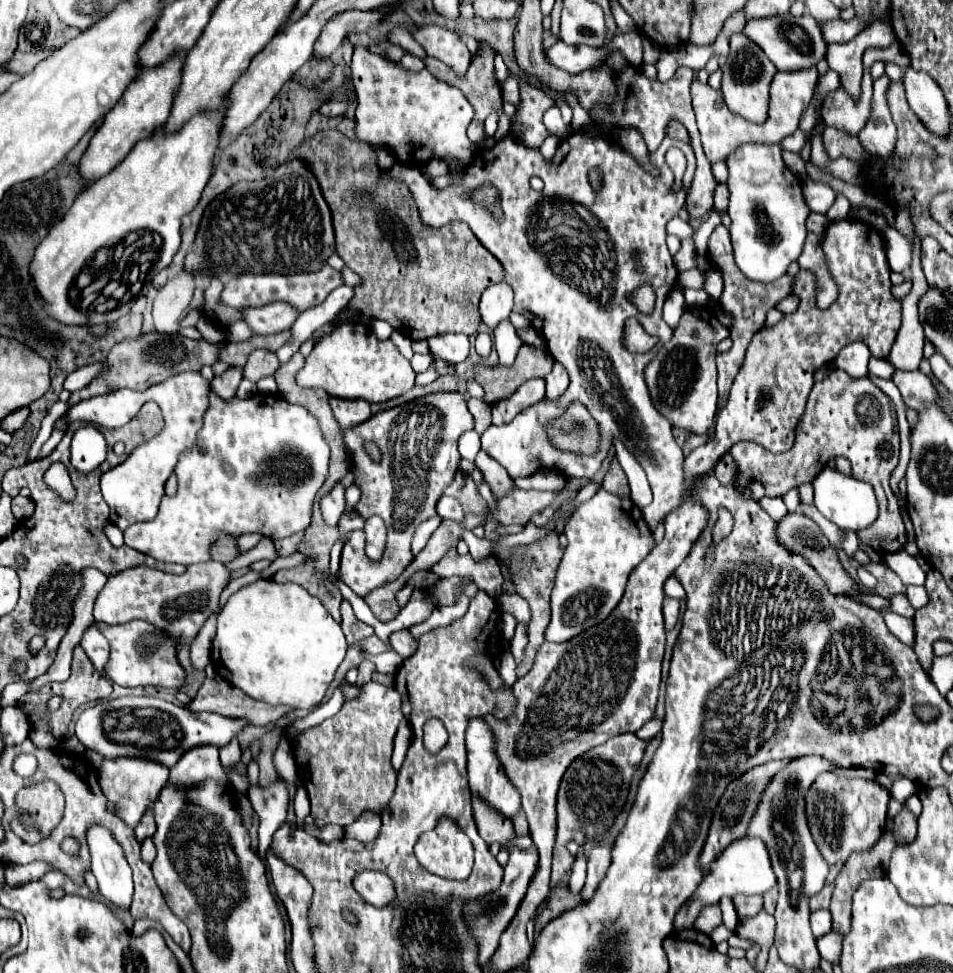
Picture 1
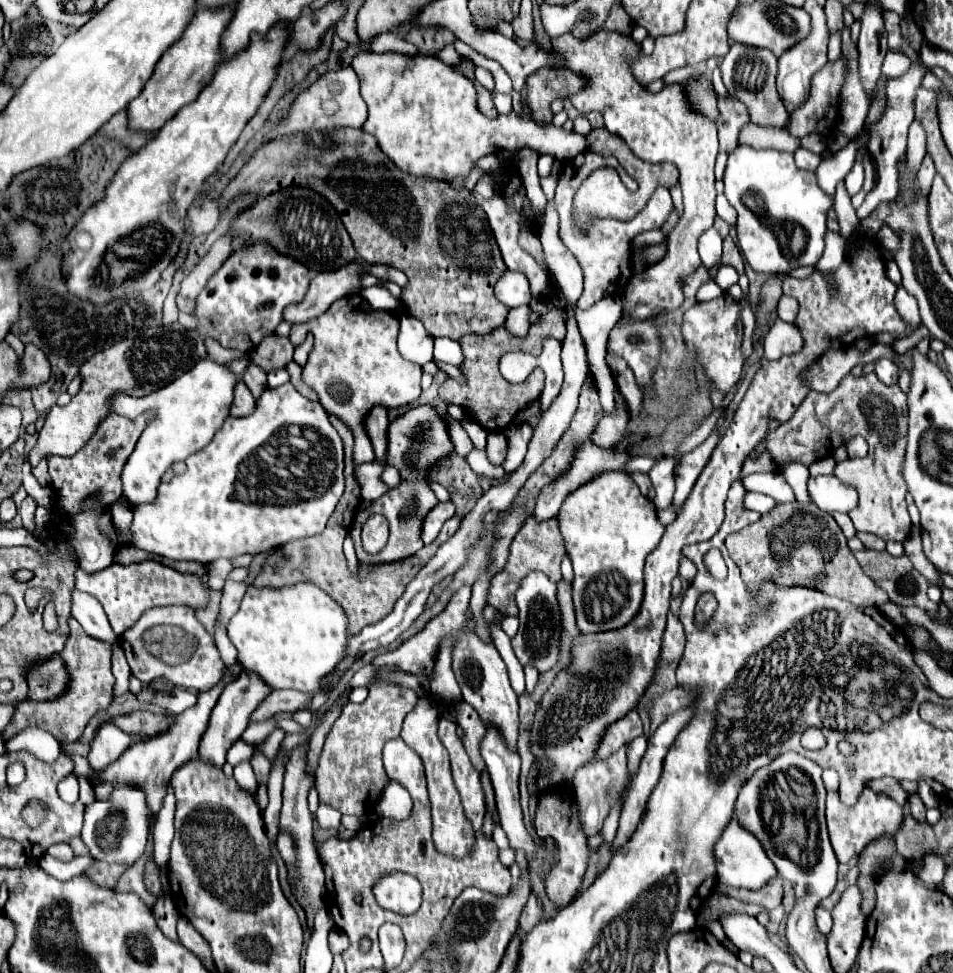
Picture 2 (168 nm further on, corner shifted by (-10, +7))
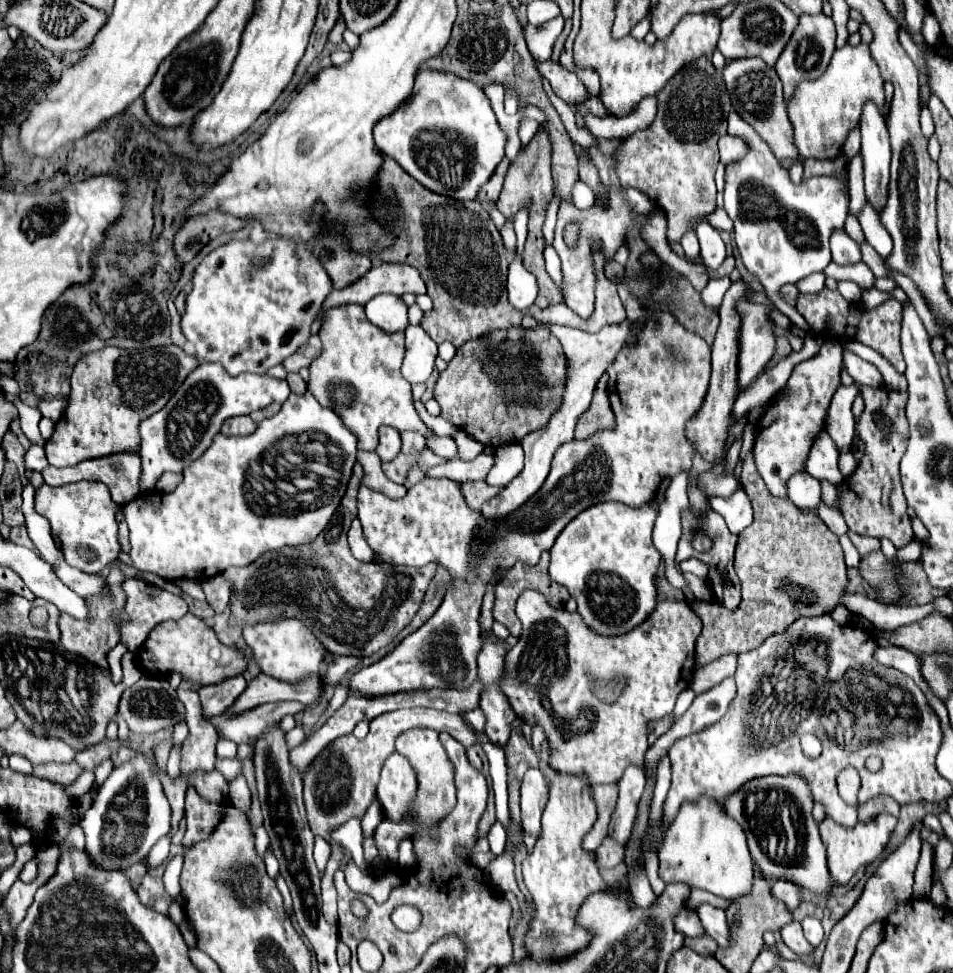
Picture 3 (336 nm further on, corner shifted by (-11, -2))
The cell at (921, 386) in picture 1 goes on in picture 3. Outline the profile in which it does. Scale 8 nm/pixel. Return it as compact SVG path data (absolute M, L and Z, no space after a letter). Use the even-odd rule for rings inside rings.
M844 351L844 355L842 355L842 363L844 363L844 369L850 373L850 377L854 379L856 385L880 387L880 385L884 383L880 371L878 371L872 363L860 359L858 355L854 355L854 353L850 353L850 351Z

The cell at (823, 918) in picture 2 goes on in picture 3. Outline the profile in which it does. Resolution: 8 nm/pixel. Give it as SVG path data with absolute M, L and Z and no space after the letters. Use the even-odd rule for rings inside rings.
M806 917L806 919L802 921L802 927L804 927L804 937L806 937L814 947L818 947L820 941L824 939L824 929L822 929L820 921L814 919L814 917Z

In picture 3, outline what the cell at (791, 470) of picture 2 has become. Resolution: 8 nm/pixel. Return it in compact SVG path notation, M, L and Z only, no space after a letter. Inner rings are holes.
M828 339L824 341L818 355L794 367L786 387L778 391L774 401L756 421L756 437L752 447L754 463L772 495L786 497L788 477L804 471L804 459L808 455L808 449L812 447L818 433L826 427L826 411L830 407L830 399L840 387L840 369L842 343L834 343L832 339Z

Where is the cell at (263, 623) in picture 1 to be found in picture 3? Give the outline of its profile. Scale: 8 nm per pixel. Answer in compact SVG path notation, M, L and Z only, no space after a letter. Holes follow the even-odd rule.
M282 619L280 623L258 623L244 627L242 633L260 669L276 679L296 681L308 673L318 671L324 661L324 653L326 653L324 645L298 619Z

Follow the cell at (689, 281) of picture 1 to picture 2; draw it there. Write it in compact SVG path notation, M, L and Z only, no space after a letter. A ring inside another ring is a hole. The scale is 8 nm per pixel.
M721 264L721 266L717 268L717 274L713 276L713 280L715 280L723 290L727 290L731 284L737 282L737 272L735 272L735 268Z

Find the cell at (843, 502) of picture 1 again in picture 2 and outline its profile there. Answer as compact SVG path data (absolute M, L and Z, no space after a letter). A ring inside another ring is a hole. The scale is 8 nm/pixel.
M835 474L809 478L809 494L811 494L811 500L825 512L849 514L859 504L857 490L841 482Z

